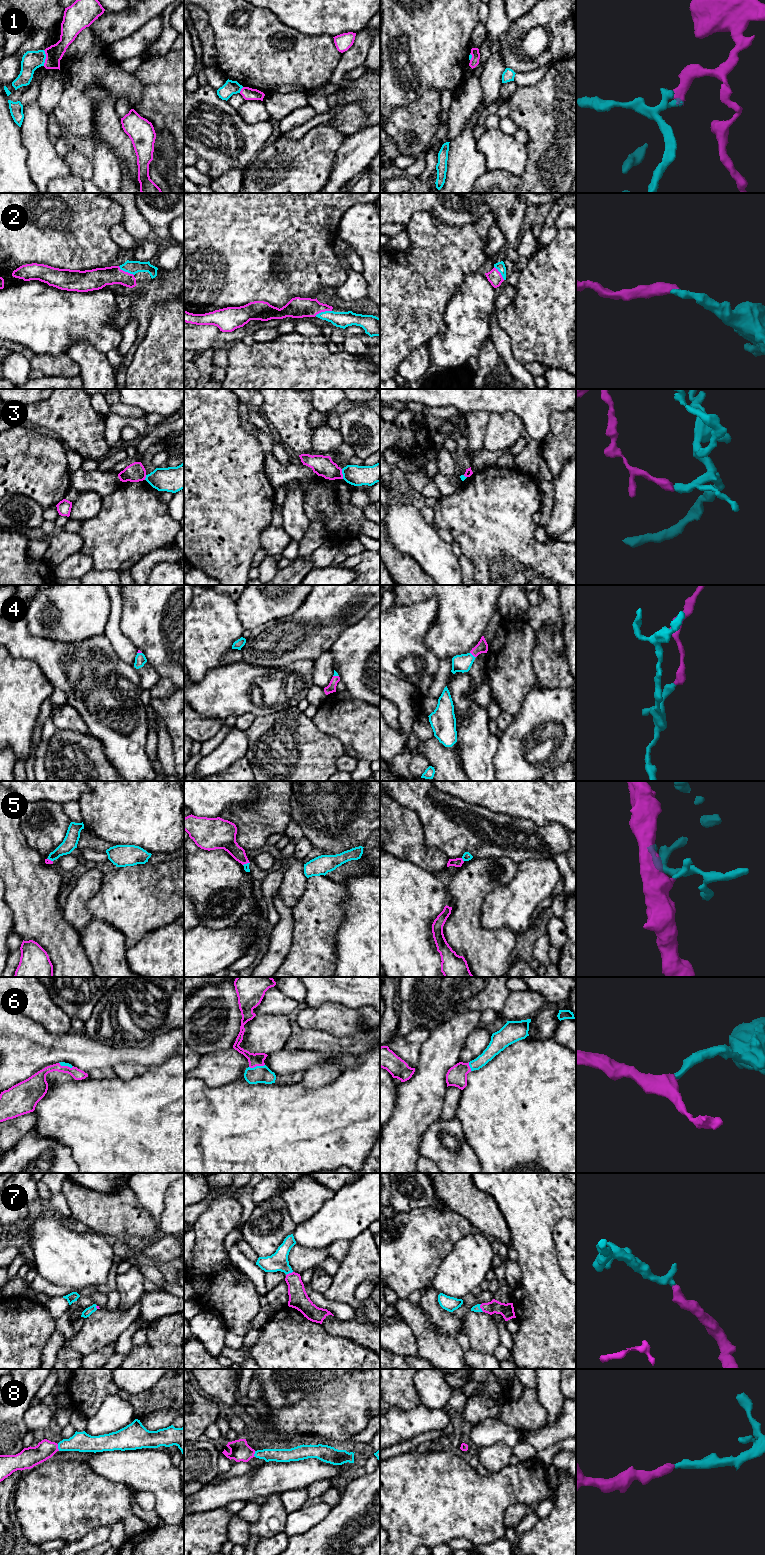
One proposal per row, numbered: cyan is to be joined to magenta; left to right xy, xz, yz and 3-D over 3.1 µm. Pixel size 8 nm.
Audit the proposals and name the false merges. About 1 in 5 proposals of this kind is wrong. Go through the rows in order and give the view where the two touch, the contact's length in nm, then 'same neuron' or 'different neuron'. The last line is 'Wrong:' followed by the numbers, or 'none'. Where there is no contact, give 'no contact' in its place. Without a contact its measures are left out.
1: xy | 130 nm | different neuron
2: xy | 150 nm | same neuron
3: xz | 80 nm | different neuron
4: yz | 60 nm | same neuron
5: yz | 40 nm | different neuron
6: xz | 130 nm | same neuron
7: yz | 70 nm | same neuron
8: xy | 60 nm | same neuron
Wrong: 1, 3, 5

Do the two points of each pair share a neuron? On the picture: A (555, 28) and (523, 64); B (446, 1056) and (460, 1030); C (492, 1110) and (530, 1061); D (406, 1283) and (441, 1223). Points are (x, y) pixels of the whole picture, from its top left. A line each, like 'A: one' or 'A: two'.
A: one
B: one
C: one
D: one

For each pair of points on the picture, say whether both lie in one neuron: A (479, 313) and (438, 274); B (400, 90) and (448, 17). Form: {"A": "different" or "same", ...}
{"A": "different", "B": "same"}

